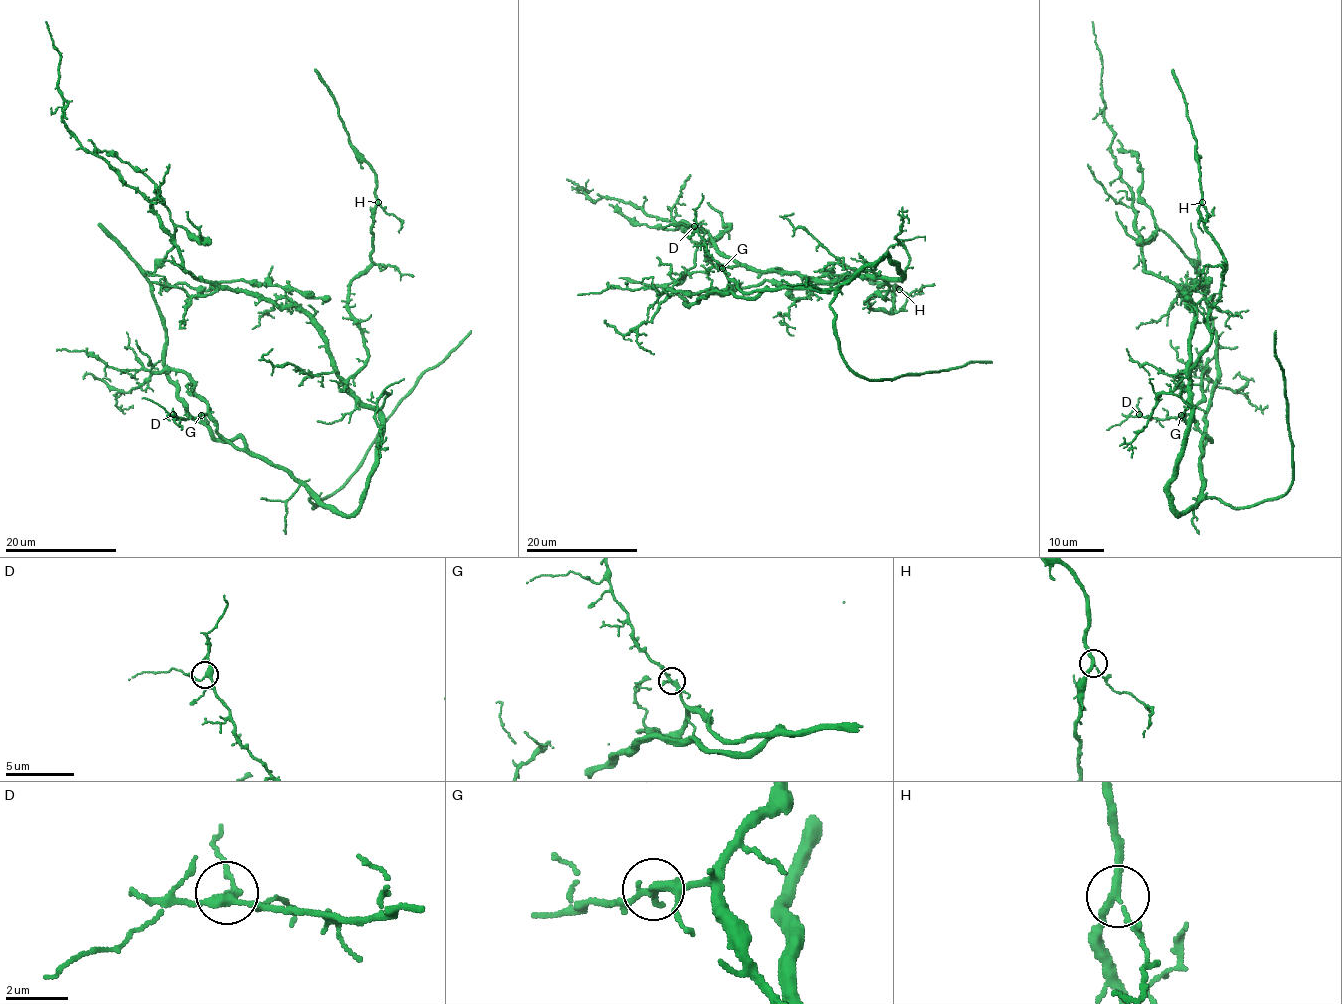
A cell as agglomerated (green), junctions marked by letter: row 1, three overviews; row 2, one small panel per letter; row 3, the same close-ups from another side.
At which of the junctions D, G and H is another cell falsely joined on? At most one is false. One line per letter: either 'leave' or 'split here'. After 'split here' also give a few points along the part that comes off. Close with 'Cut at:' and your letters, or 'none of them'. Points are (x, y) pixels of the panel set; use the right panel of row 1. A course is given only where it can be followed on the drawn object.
D: leave
G: leave
H: leave
Cut at: none of them

